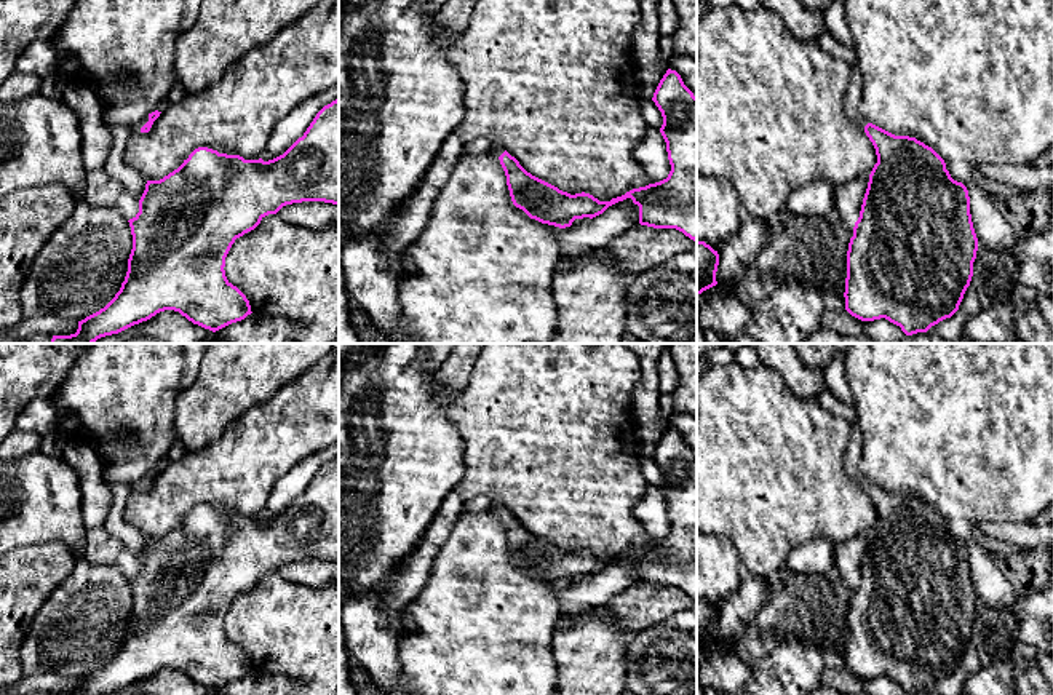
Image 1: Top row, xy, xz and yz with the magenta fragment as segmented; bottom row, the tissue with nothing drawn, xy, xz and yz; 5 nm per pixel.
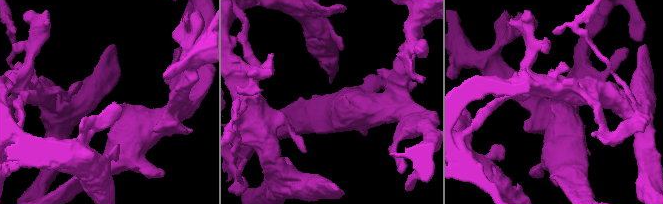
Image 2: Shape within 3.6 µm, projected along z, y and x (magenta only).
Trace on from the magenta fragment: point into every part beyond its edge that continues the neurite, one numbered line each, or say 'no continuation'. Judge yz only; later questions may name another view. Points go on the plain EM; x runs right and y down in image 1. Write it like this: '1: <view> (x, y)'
1: yz (854, 449)

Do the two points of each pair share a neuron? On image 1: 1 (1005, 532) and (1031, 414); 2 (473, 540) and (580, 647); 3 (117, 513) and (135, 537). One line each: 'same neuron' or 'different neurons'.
1: different neurons
2: different neurons
3: same neuron

